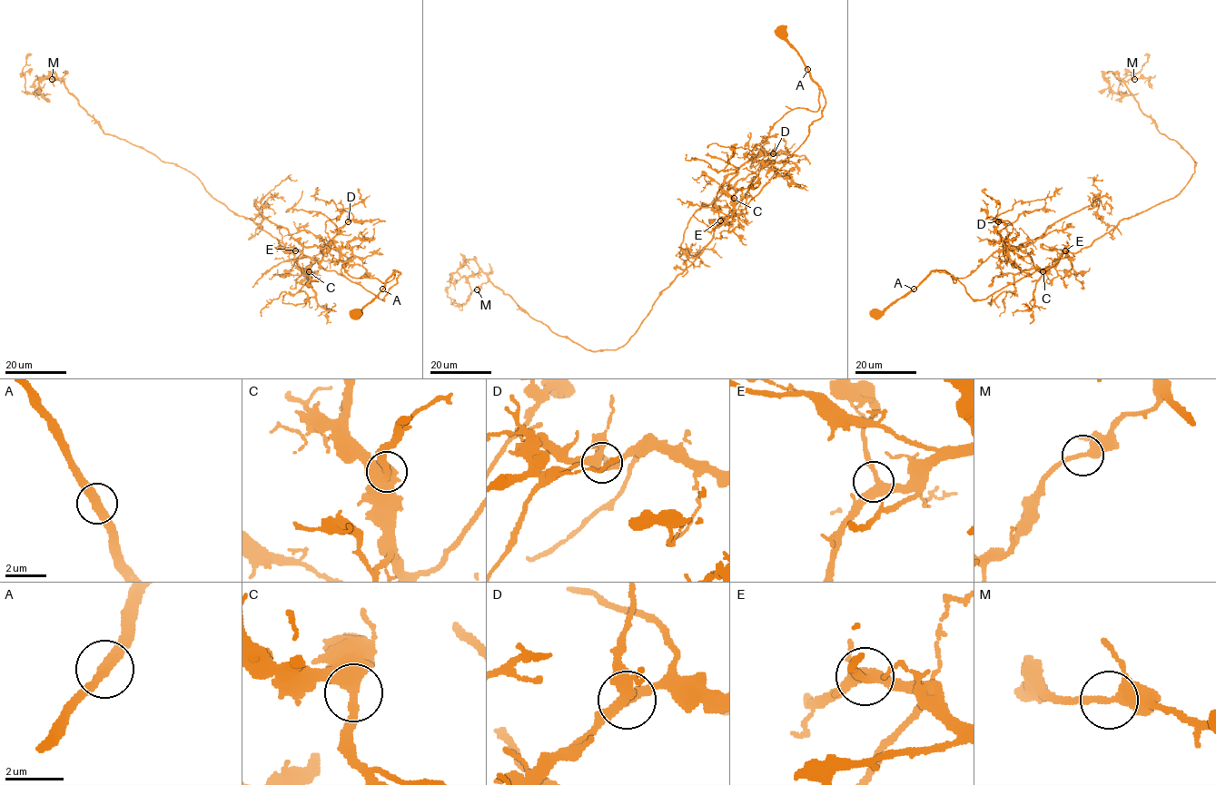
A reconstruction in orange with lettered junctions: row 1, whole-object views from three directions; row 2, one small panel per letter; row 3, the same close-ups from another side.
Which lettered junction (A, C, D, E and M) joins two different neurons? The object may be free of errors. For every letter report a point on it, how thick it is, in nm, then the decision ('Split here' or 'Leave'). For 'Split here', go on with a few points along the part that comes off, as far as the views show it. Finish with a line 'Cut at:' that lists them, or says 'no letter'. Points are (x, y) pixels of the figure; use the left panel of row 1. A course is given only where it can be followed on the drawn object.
A: Place: (382, 289). Thickness 340 nm. Split here. Course of the part to remove: (382, 289), (400, 272), (384, 299), (289, 251), (190, 171), (105, 134), (54, 72), (28, 93), (30, 54)
C: Place: (309, 271). Thickness 500 nm. Leave
D: Place: (348, 221). Thickness 320 nm. Leave
E: Place: (295, 250). Thickness 320 nm. Leave
M: Place: (52, 79). Thickness 360 nm. Leave
Cut at: A

